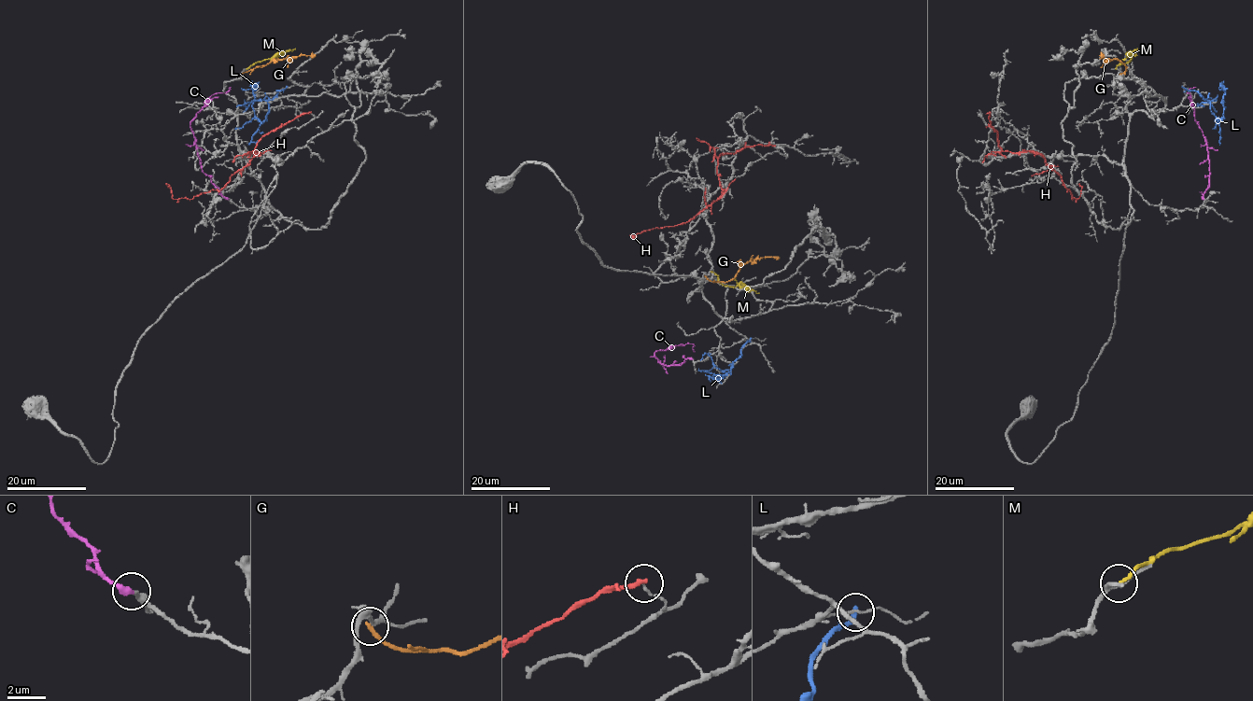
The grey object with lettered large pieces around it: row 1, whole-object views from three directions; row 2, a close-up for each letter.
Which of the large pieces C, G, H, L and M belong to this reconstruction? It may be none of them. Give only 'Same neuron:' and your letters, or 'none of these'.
Same neuron: C

